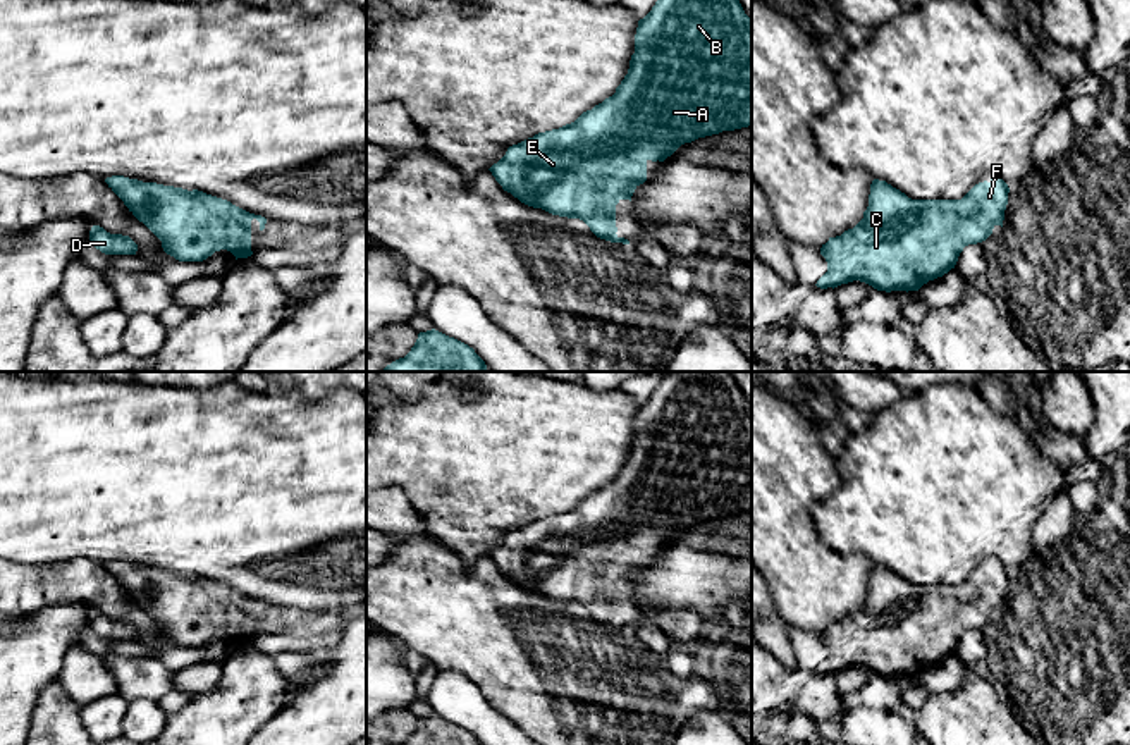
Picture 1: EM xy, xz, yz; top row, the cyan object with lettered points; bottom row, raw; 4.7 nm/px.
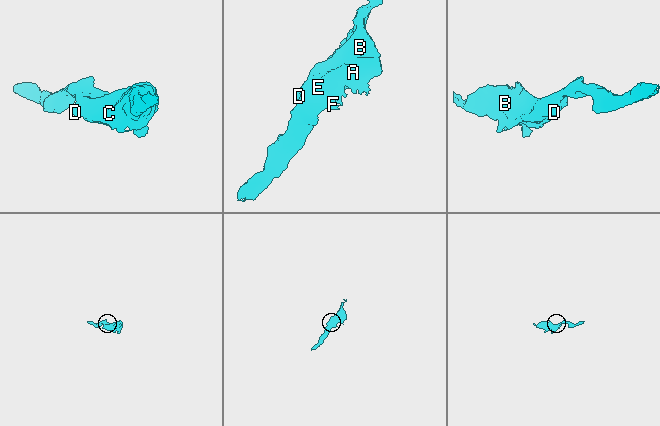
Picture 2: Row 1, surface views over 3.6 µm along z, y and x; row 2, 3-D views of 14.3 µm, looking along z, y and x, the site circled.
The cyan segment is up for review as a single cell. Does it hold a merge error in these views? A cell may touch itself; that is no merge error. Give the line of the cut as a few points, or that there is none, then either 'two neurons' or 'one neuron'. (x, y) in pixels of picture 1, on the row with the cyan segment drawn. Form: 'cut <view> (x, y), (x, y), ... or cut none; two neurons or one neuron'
cut none; one neuron

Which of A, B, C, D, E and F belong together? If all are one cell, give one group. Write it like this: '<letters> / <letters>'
A B C D E F

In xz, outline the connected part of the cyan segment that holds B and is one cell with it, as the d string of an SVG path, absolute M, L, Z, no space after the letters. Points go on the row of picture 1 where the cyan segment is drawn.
M657 0L638 21L635 53L616 93L583 112L574 122L509 146L488 170L504 191L521 203L552 215L580 219L597 237L629 244L616 234L616 205L621 200L631 201L635 189L647 181L647 162L664 162L685 143L748 126L752 126L752 19L740 0Z

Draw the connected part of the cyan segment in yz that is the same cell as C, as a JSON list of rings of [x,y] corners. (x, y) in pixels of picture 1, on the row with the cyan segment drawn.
[[[999,174],[989,182],[975,184],[961,200],[912,200],[886,181],[874,179],[863,219],[822,244],[827,272],[815,286],[834,289],[860,280],[886,292],[918,291],[955,268],[965,246],[982,243],[996,225],[1003,227],[1008,193],[1010,188]]]

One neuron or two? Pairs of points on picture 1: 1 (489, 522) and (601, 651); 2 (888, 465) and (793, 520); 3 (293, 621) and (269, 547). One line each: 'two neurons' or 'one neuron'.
1: two neurons
2: two neurons
3: two neurons

